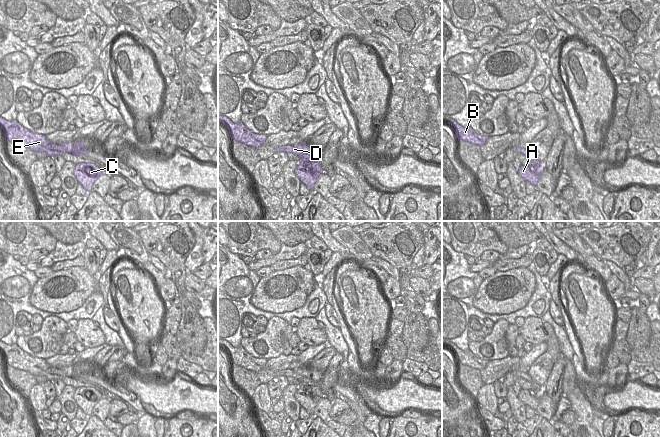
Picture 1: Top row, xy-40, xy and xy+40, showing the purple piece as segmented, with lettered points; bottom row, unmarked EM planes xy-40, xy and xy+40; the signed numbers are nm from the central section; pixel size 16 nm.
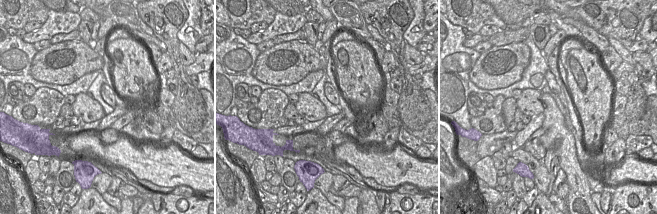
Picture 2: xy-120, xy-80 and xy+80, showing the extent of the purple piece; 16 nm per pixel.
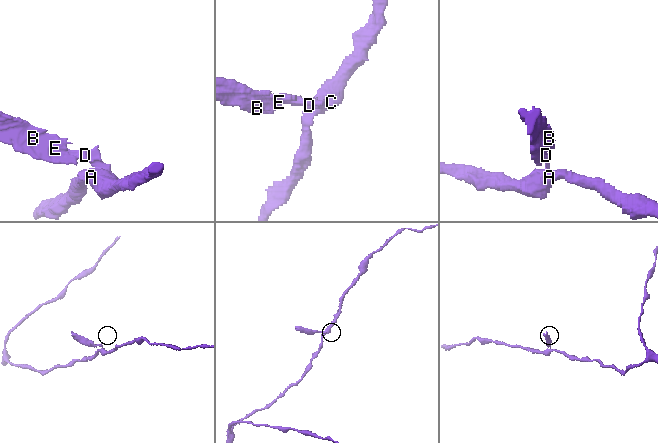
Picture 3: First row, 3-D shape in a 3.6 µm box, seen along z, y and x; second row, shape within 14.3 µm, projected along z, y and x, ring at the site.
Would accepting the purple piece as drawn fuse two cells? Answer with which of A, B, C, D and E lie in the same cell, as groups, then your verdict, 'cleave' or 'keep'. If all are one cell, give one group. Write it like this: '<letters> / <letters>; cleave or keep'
A C / B D E; cleave

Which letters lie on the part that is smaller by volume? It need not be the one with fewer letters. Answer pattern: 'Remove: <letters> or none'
Remove: B, D, E

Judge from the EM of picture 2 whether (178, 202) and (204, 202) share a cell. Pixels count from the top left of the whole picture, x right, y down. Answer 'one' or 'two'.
one

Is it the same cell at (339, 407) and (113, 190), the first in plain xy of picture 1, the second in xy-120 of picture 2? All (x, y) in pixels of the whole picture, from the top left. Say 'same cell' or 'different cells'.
same cell

